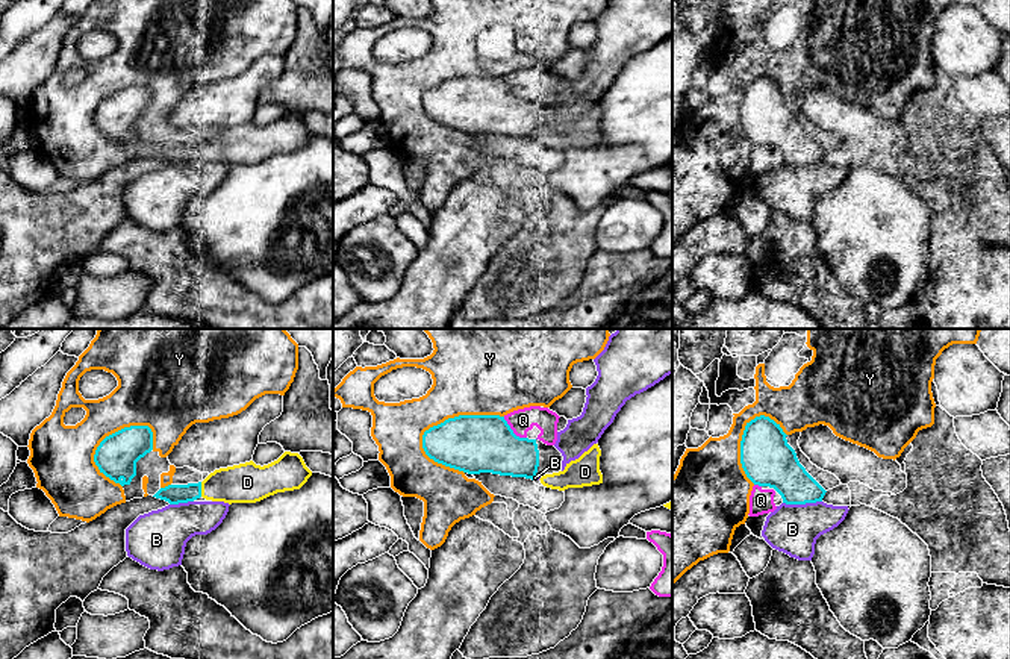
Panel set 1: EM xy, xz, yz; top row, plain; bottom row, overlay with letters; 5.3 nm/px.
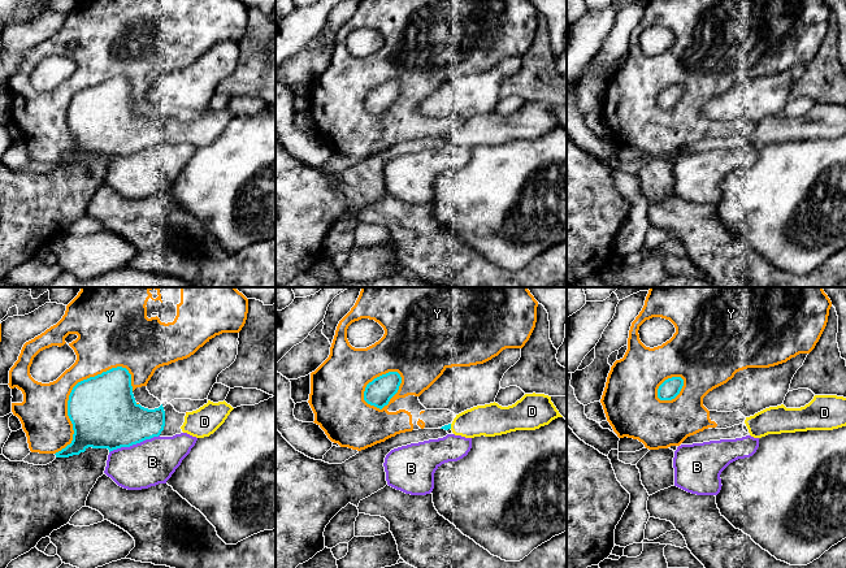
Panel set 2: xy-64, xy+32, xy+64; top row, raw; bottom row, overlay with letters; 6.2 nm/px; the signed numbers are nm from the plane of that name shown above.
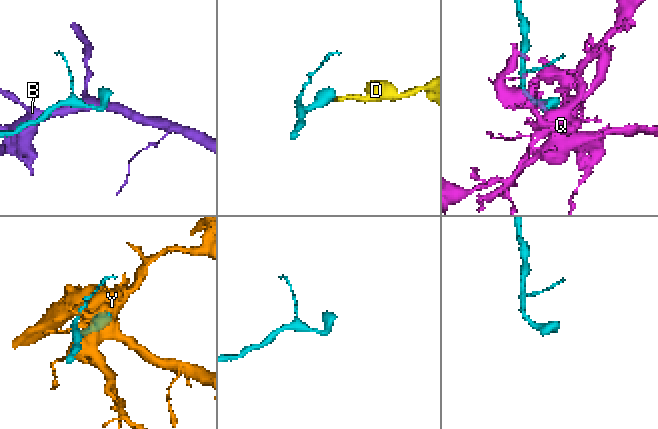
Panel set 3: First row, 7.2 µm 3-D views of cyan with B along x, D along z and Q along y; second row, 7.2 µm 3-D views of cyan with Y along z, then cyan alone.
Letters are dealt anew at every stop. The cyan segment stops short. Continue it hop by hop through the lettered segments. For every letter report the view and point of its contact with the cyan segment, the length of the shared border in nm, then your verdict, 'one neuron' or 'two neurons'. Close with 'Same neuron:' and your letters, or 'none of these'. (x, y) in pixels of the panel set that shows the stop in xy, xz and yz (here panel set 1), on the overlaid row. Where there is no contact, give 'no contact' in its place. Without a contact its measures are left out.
B: contact yz (801, 503); length 200 nm; two neurons
D: contact xy (200, 490); length 80 nm; one neuron
Q: contact xz (512, 431); length 170 nm; two neurons
Y: contact xz (456, 417); length 480 nm; two neurons
Same neuron: D

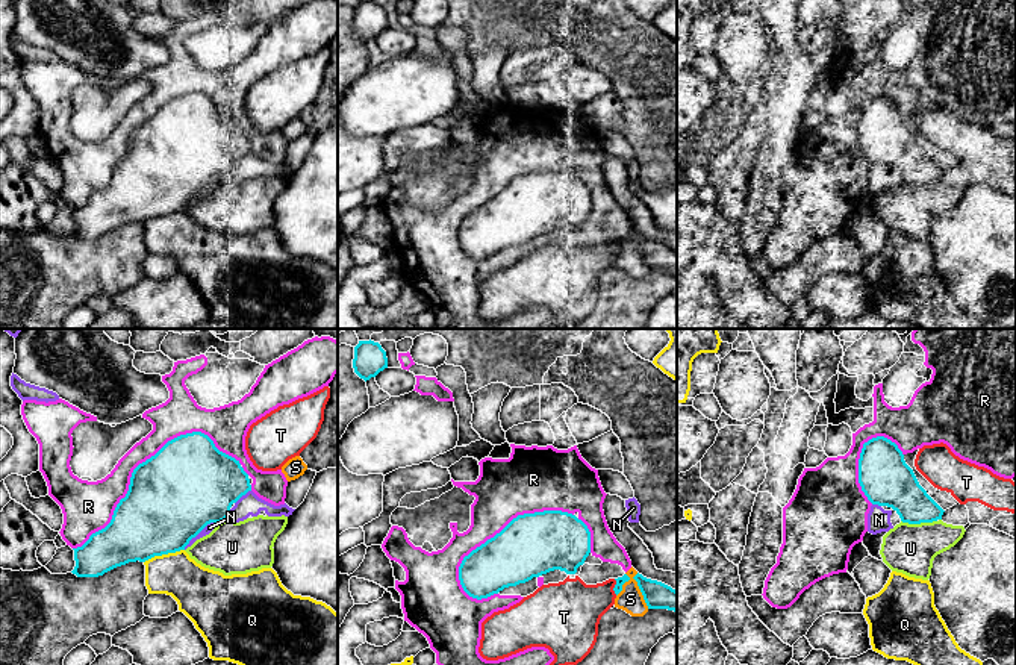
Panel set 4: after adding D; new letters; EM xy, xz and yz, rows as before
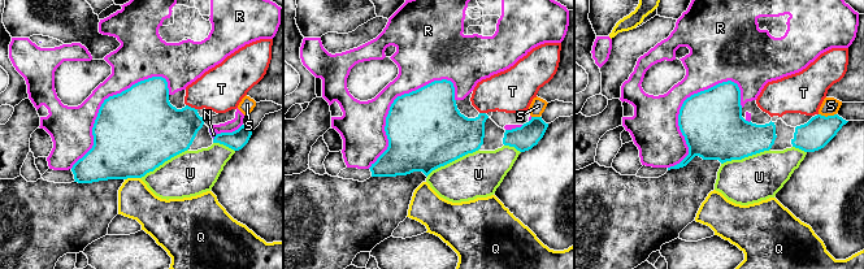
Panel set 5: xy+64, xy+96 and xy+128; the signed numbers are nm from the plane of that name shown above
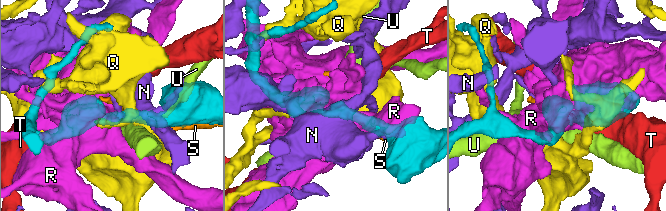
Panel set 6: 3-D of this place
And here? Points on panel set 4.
N: contact xy (199, 532); length 240 nm; two neurons
Q: contact xy (164, 553); length 220 nm; two neurons
R: contact xy (143, 462); length 1000 nm; two neurons
S: contact xz (639, 588); length 220 nm; two neurons
T: contact xz (615, 586); length 90 nm; two neurons
U: contact yz (919, 523); length 190 nm; two neurons
Same neuron: none of these

